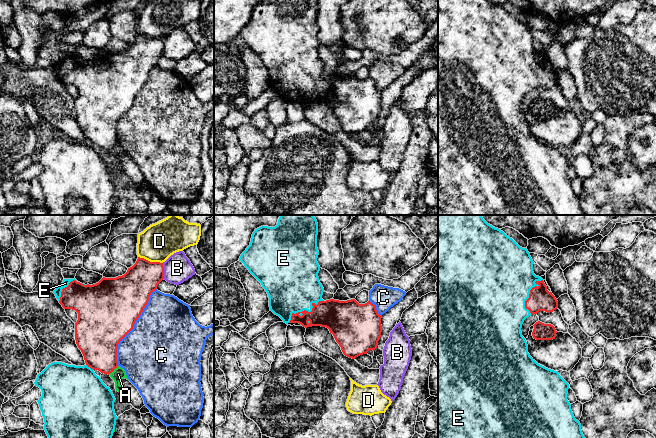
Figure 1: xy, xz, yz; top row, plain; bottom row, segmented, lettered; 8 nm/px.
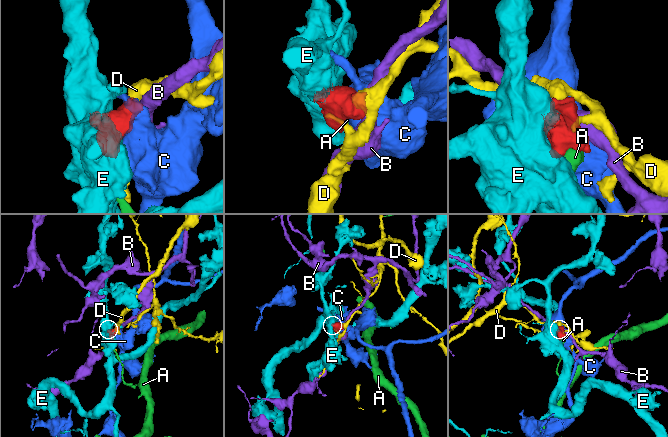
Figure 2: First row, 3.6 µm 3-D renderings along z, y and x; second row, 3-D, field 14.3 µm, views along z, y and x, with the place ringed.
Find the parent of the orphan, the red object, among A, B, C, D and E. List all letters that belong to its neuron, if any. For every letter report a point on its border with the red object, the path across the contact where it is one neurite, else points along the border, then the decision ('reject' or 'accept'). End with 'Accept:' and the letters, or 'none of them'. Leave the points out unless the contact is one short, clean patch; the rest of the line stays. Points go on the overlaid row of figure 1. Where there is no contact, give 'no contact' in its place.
A: meets red in xy at (113, 370); border along xy (118, 366), (108, 374); reject
B: meets red in xy at (163, 271); border along xy (162, 263), (164, 278); reject
C: meets red in xy at (132, 327); reject
D: meets red in xy at (149, 261); reject
E: meets red in xz at (306, 311); accept
Accept: E

